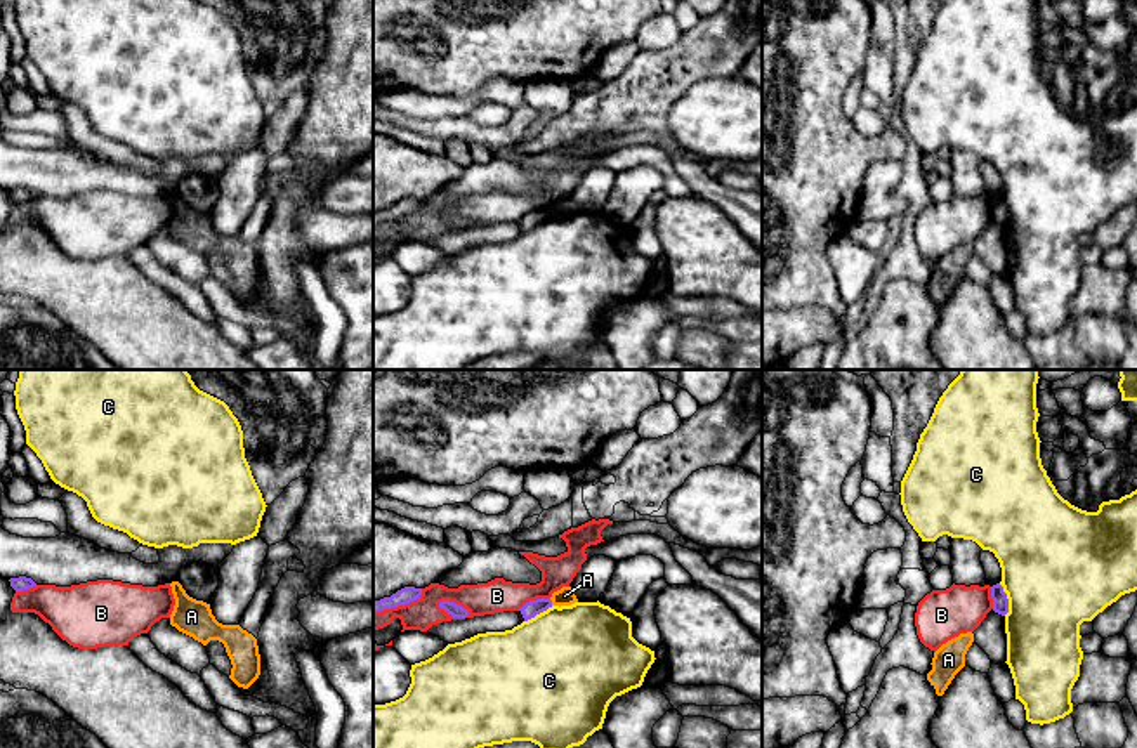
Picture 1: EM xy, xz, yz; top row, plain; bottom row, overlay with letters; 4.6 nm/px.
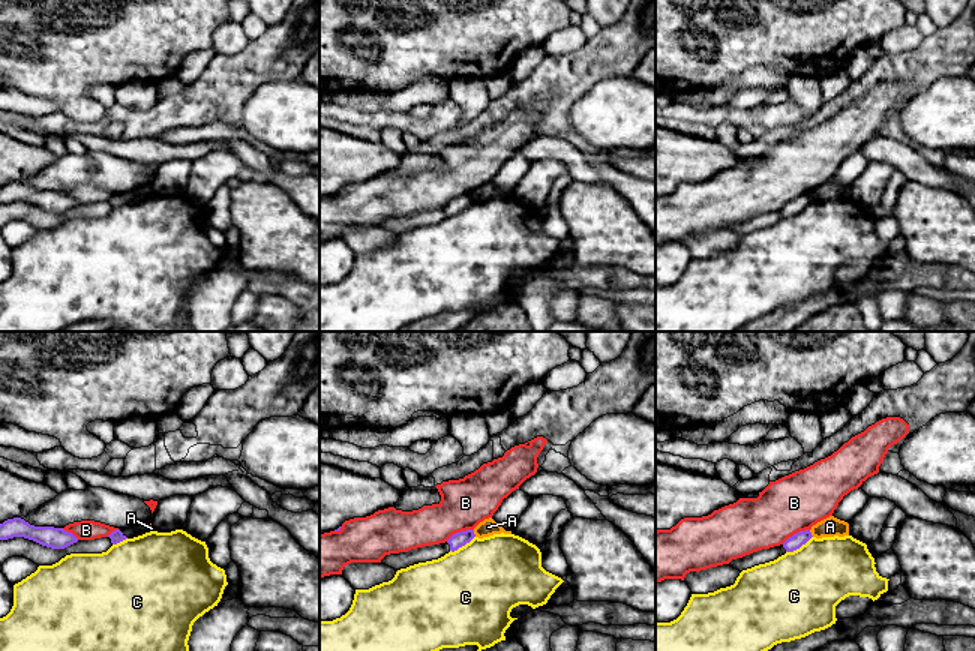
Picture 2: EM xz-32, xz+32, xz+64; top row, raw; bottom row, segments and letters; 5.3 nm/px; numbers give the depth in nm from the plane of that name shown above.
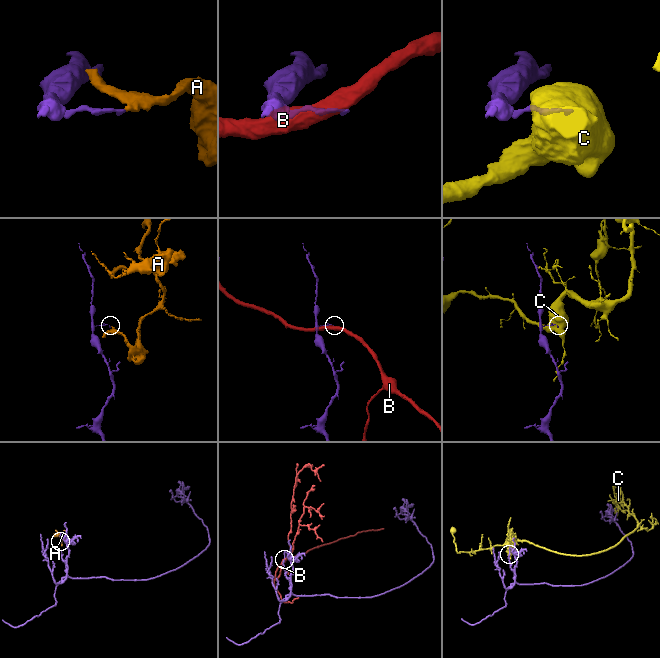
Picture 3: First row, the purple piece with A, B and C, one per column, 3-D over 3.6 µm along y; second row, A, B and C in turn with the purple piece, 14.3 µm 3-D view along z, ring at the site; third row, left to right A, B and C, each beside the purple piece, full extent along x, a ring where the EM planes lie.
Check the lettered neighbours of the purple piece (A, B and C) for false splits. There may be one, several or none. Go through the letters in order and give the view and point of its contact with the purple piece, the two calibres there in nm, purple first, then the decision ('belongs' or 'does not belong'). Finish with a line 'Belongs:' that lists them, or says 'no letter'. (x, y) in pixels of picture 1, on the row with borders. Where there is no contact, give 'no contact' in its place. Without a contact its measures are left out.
A: contact xz (551, 603); calibres 80 and 80 nm; does not belong
B: contact xz (453, 603); calibres 60 and 160 nm; does not belong
C: contact yz (1007, 599); calibres 80 and 480 nm; does not belong
Belongs: no letter

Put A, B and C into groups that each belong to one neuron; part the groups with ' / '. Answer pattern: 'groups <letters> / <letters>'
groups A / B / C

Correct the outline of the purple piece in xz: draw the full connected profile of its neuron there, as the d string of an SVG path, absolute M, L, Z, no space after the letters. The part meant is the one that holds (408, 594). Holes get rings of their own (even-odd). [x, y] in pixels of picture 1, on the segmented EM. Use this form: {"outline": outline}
{"outline": "M404 587L404 588L398 590L396 594L392 594L391 597L373 600L373 614L380 613L384 609L410 604L410 602L420 599L420 595L422 595L422 588Z"}

